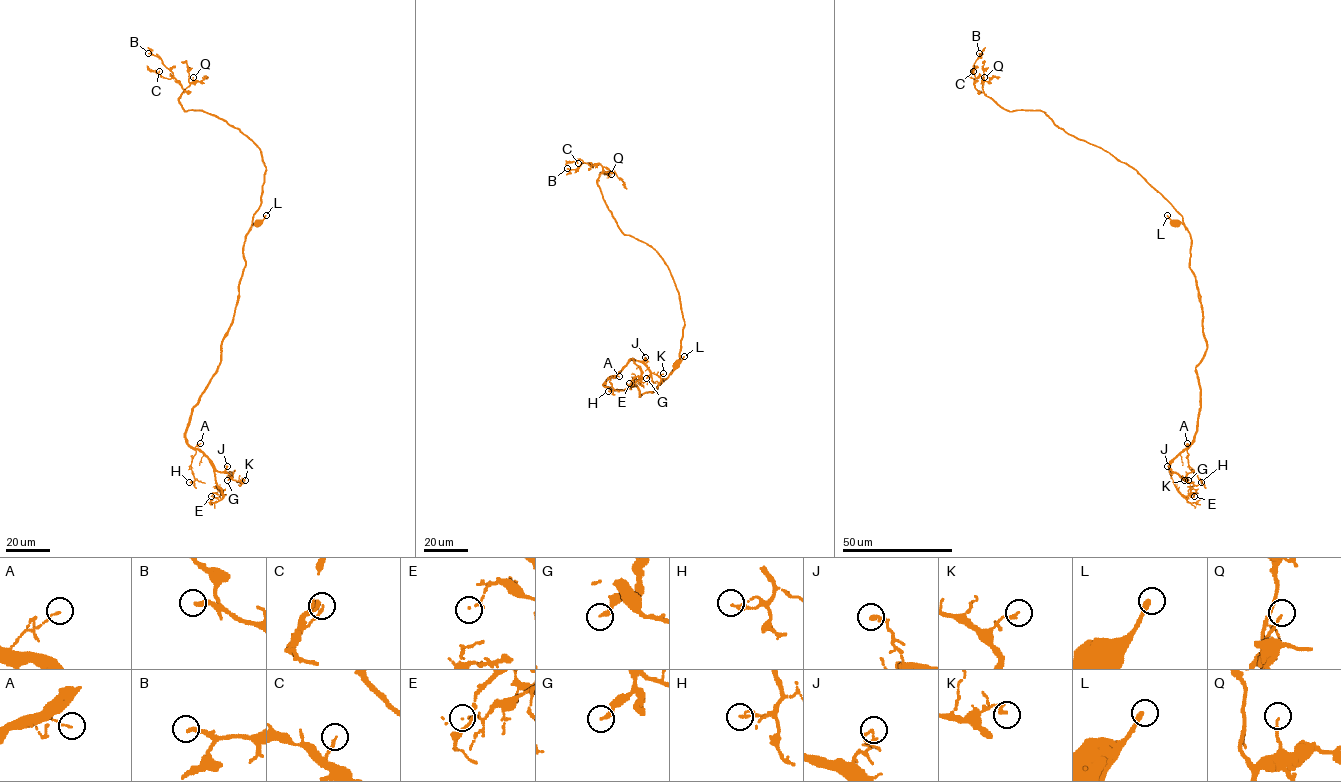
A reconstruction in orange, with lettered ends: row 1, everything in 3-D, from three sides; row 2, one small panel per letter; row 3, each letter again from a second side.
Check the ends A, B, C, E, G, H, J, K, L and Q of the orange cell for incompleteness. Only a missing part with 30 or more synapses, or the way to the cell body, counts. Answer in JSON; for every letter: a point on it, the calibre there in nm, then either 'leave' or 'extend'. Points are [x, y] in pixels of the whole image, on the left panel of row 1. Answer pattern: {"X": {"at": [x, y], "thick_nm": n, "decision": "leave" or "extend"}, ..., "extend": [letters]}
{"A": {"at": [200, 443], "thick_nm": 90, "decision": "leave"}, "B": {"at": [148, 53], "thick_nm": 240, "decision": "extend"}, "C": {"at": [159, 71], "thick_nm": 140, "decision": "leave"}, "E": {"at": [211, 496], "thick_nm": 140, "decision": "leave"}, "G": {"at": [227, 480], "thick_nm": 260, "decision": "leave"}, "H": {"at": [189, 482], "thick_nm": 120, "decision": "leave"}, "J": {"at": [227, 466], "thick_nm": 200, "decision": "leave"}, "K": {"at": [245, 480], "thick_nm": 190, "decision": "leave"}, "L": {"at": [266, 215], "thick_nm": 280, "decision": "leave"}, "Q": {"at": [193, 77], "thick_nm": 110, "decision": "leave"}, "extend": ["B"]}

